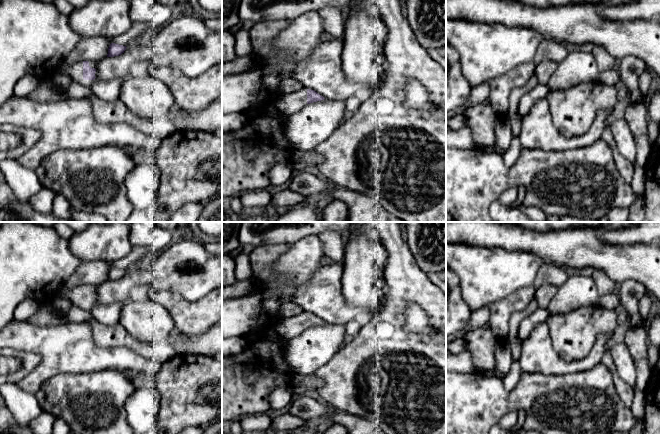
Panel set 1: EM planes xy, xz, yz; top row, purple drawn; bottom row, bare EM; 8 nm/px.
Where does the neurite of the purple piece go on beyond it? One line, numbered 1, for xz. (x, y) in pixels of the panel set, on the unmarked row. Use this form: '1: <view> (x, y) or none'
1: xz (290, 327)

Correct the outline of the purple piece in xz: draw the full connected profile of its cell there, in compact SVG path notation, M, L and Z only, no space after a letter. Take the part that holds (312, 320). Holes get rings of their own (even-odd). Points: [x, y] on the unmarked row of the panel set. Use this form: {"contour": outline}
{"contour": "M301 311L298 315L280 319L274 326L275 332L286 341L302 334L307 328L324 324L316 315Z"}

